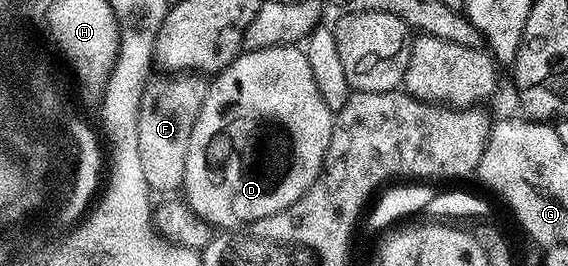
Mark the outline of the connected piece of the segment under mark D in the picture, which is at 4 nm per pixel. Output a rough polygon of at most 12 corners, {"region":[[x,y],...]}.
{"region":[[304,48],[238,56],[185,164],[206,225],[287,211],[335,114]]}

